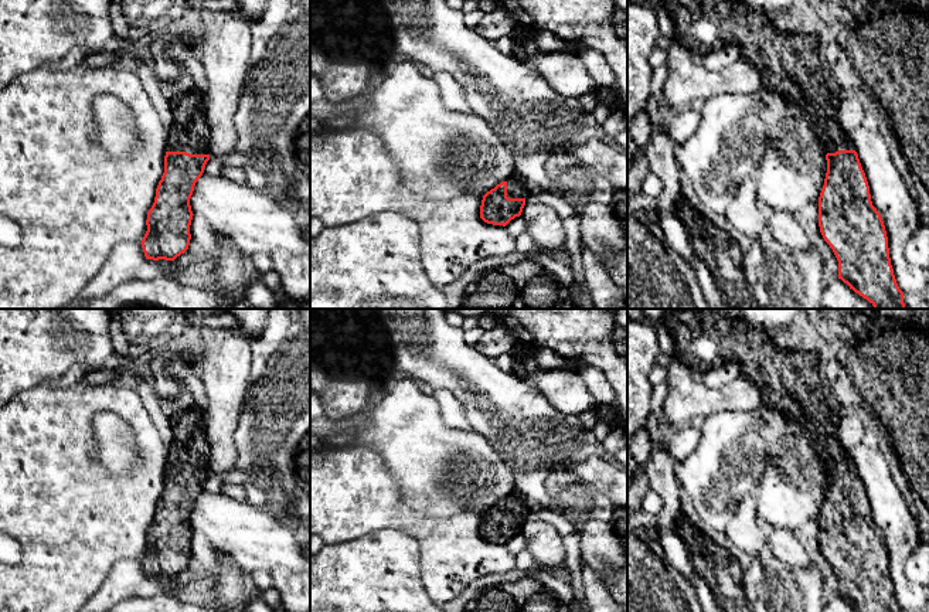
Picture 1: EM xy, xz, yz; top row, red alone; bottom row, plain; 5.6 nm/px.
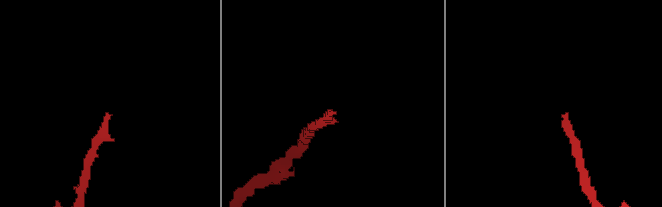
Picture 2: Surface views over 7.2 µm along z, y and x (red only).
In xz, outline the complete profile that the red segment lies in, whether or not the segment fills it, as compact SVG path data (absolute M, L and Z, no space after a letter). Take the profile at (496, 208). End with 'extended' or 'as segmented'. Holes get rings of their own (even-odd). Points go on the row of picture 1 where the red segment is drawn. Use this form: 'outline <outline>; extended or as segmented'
outline M520 173L514 174L483 196L480 218L487 224L506 227L521 215L530 194L525 178Z; extended

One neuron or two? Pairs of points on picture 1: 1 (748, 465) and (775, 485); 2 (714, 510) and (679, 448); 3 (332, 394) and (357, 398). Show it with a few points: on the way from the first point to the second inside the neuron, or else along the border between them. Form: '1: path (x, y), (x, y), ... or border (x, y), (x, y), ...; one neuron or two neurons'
1: border (765, 442), (766, 468), (752, 492); two neurons
2: border (700, 429), (697, 446), (687, 456), (676, 462); two neurons
3: path (337, 394), (351, 398); one neuron

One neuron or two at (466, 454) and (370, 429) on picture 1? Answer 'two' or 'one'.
one

